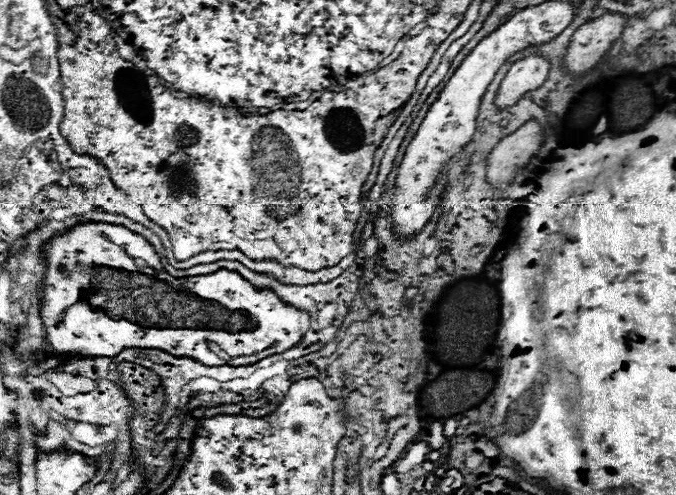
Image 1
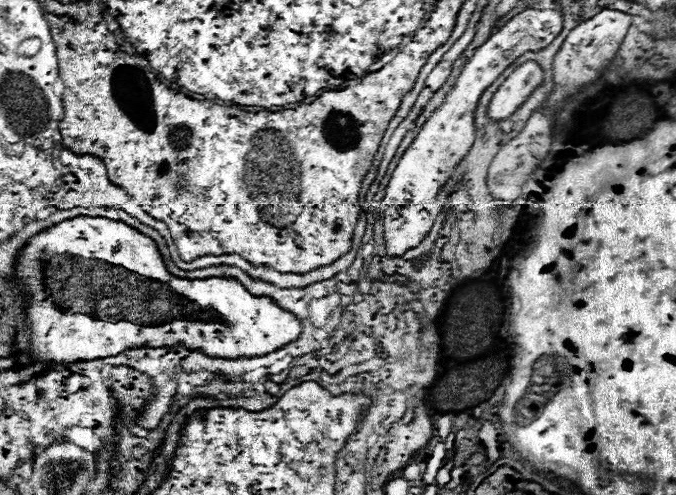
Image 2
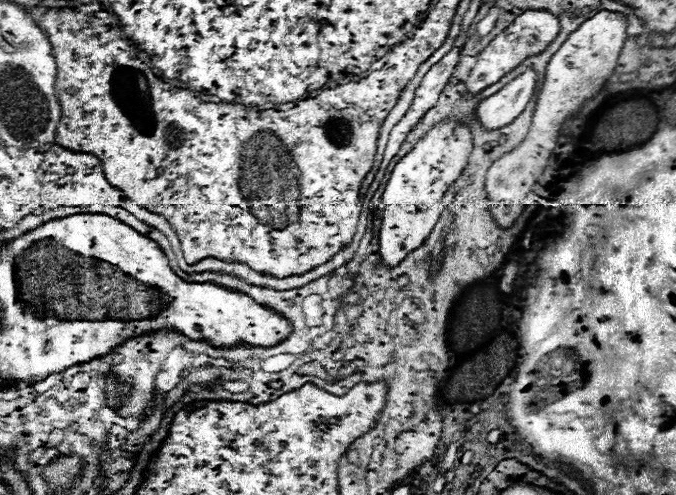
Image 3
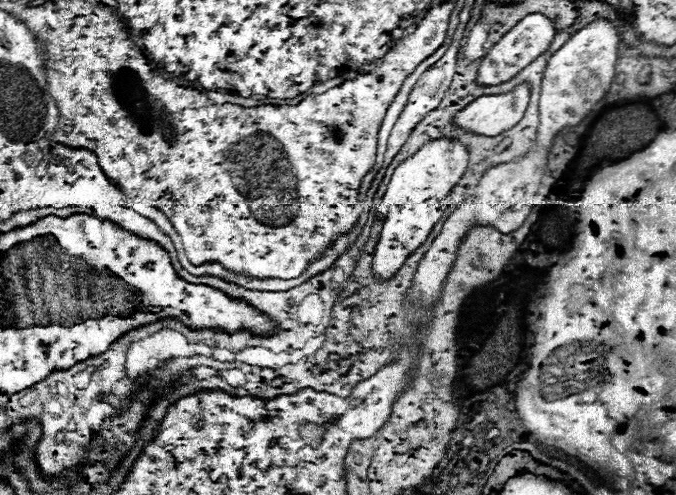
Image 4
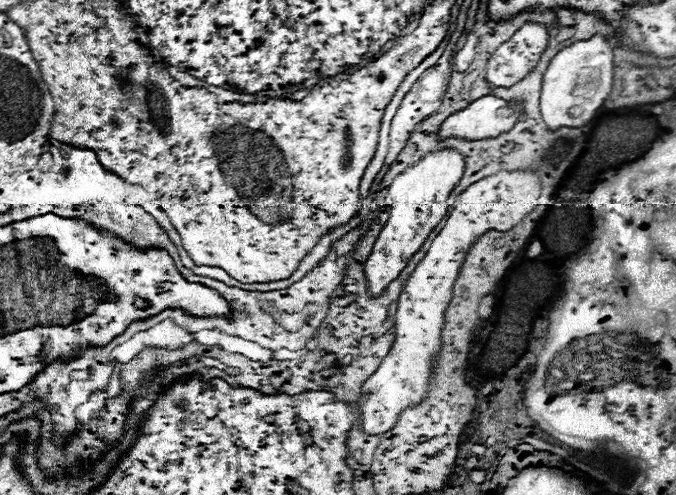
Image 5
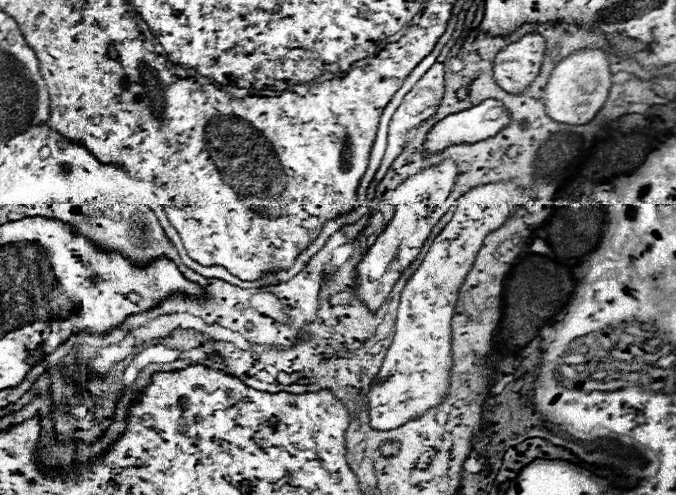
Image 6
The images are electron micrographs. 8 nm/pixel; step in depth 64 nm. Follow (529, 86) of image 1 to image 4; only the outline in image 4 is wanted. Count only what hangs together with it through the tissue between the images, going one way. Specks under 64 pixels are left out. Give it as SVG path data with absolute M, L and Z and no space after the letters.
M526 84L508 94L480 96L454 116L454 124L466 132L496 136L522 120L528 100L530 92Z

